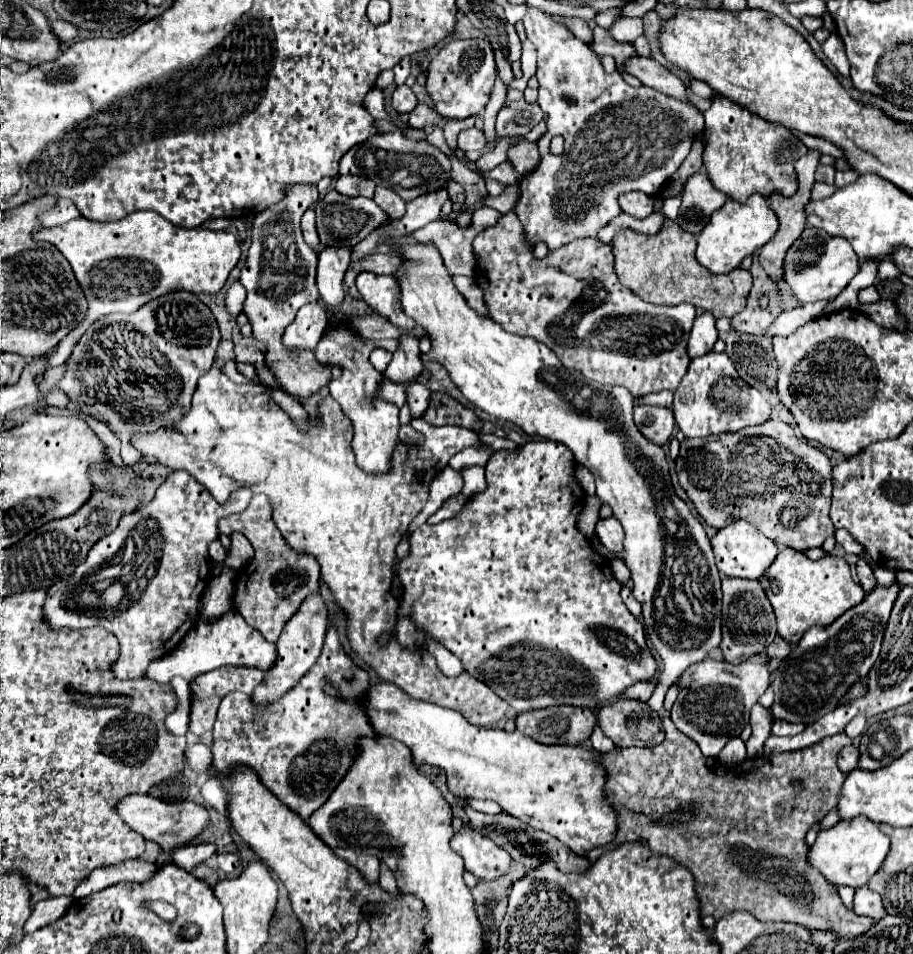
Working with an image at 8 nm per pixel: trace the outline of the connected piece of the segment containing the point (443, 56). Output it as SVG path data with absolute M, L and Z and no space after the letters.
M452 40L430 62L426 70L426 92L434 100L436 112L448 120L464 120L484 110L496 80L494 52L488 40Z

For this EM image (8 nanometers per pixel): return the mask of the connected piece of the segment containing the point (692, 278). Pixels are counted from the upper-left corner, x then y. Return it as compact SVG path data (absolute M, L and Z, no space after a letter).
M666 218L658 234L640 234L630 228L622 228L612 238L614 268L624 286L630 286L636 294L654 304L694 304L698 310L712 310L716 318L732 318L746 306L746 296L752 286L748 270L738 268L730 274L712 274L700 266L694 258L696 238L684 232L674 220Z

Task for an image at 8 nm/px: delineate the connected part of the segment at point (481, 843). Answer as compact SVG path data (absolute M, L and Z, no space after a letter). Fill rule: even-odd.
M470 826L452 836L452 848L464 858L466 870L470 870L476 878L494 880L506 874L512 864L508 852L504 852L488 836L472 830Z

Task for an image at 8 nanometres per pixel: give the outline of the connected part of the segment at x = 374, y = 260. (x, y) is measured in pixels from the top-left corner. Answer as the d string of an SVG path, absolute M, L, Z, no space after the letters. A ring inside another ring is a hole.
M382 250L382 252L376 252L372 256L368 256L366 260L360 260L360 262L352 262L348 266L348 272L344 275L344 282L348 286L348 291L352 296L360 299L361 295L356 289L355 279L358 272L374 272L374 274L394 274L394 270L398 270L398 266L402 266L402 256L398 252L388 252L388 250Z

